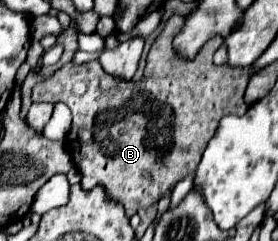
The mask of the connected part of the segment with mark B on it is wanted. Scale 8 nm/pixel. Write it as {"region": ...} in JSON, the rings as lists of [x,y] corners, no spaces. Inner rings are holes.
{"region":[[[172,16],[166,20],[160,36],[152,44],[147,56],[143,78],[136,82],[118,82],[112,76],[108,76],[100,62],[88,62],[88,64],[66,64],[54,76],[46,78],[44,82],[34,86],[34,100],[36,102],[64,102],[72,110],[72,130],[66,138],[66,150],[72,154],[74,164],[80,168],[84,176],[84,190],[92,190],[96,184],[104,186],[106,198],[120,202],[130,218],[140,208],[154,206],[160,196],[170,190],[174,184],[178,184],[186,174],[194,172],[202,150],[210,142],[210,138],[216,134],[218,122],[230,114],[244,114],[246,102],[244,102],[244,90],[248,86],[248,80],[254,74],[254,66],[214,66],[212,54],[216,52],[220,38],[212,38],[204,50],[196,56],[196,60],[180,60],[172,52],[172,38],[182,28],[184,18]],[[74,86],[84,86],[86,92],[82,96],[76,96],[72,92]]]}

